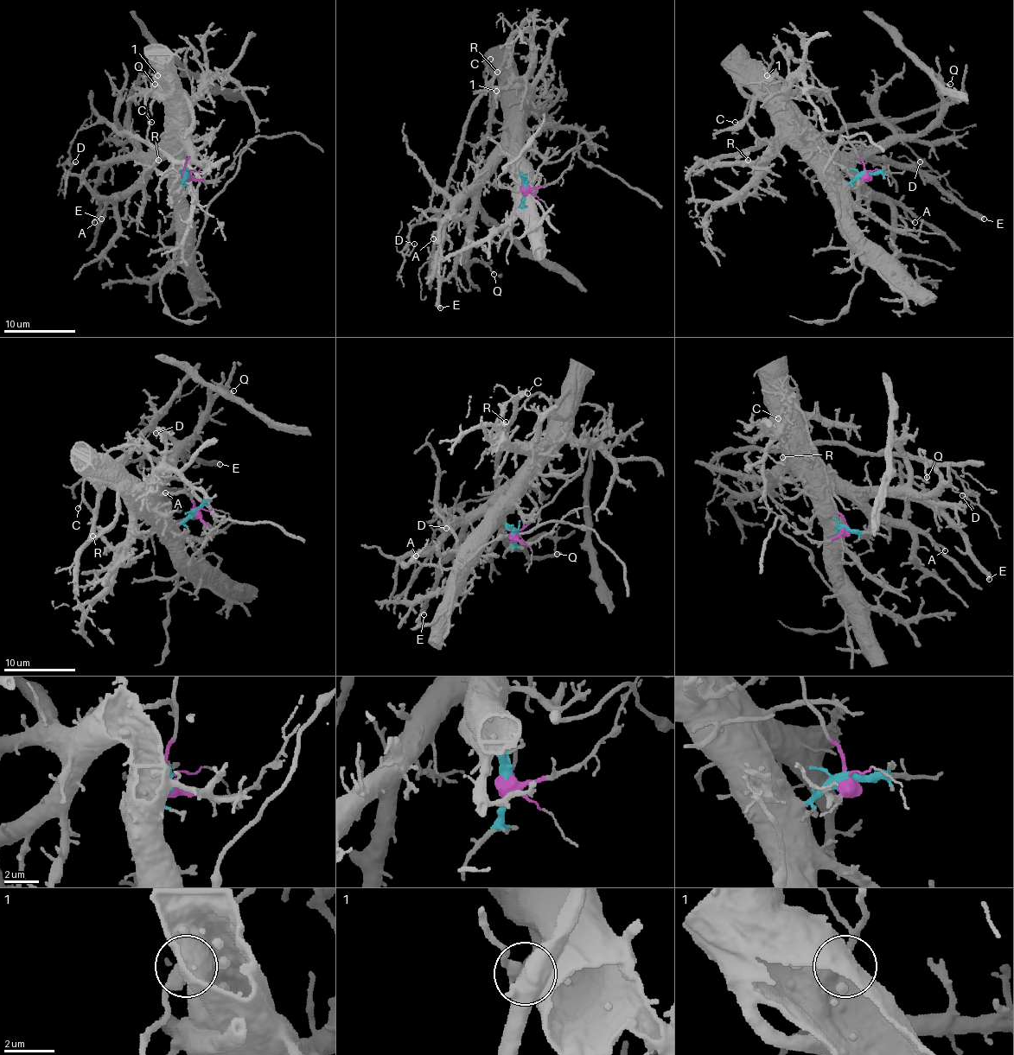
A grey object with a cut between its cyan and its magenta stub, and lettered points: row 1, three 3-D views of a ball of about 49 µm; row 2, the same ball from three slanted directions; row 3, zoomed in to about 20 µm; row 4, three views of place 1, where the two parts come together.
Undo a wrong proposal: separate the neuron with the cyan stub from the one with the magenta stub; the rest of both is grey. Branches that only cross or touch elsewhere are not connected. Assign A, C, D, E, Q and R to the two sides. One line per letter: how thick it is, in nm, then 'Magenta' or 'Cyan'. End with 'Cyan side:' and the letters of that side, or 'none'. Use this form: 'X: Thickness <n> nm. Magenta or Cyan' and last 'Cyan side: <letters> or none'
A: Thickness 220 nm. Cyan
C: Thickness 90 nm. Magenta
D: Thickness 80 nm. Magenta
E: Thickness 480 nm. Cyan
Q: Thickness 170 nm. Cyan
R: Thickness 180 nm. Cyan
Cyan side: A, E, Q, R

